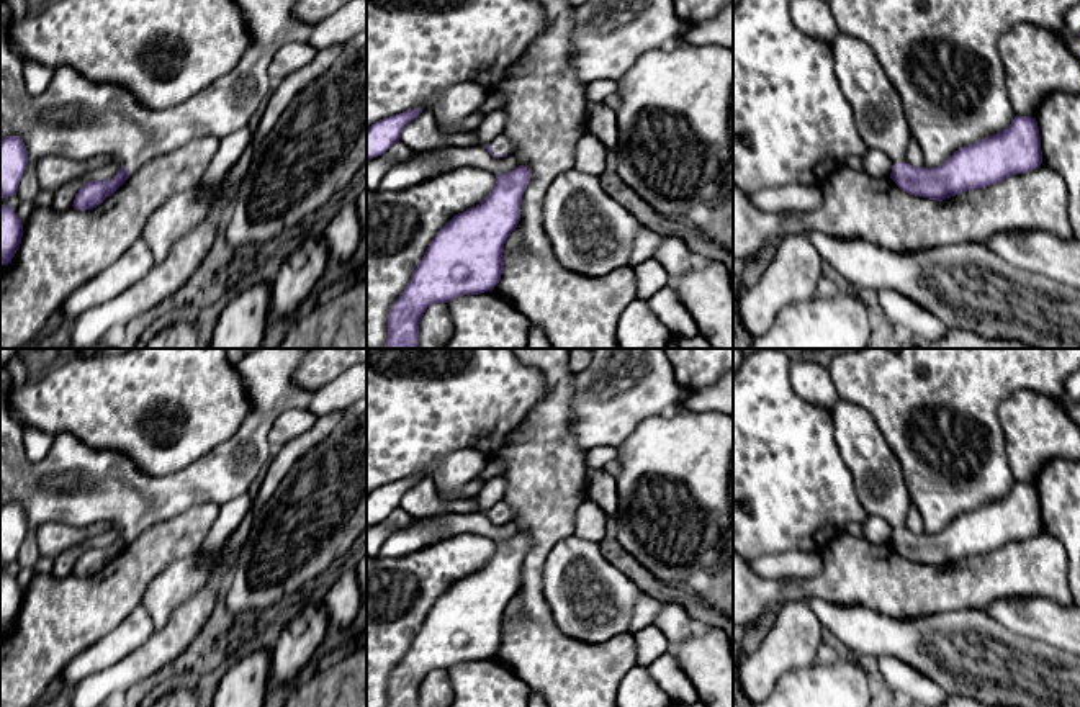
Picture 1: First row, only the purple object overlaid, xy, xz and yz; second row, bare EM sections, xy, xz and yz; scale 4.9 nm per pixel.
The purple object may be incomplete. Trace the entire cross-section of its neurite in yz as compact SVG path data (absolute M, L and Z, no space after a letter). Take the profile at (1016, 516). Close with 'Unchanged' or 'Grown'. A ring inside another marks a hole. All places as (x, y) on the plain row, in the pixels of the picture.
M792 362L790 383L805 401L831 411L836 445L853 473L857 499L867 516L879 516L889 524L890 545L900 556L943 568L1042 530L1036 484L1016 481L1006 496L961 514L939 534L911 534L905 529L911 504L908 488L874 417L862 406L843 401L830 370L817 362Z. Grown

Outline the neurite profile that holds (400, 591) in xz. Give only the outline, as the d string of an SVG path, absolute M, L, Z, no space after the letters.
M458 534L406 556L367 555L367 707L388 705L388 681L437 599L458 579L479 571L496 553L496 542Z

